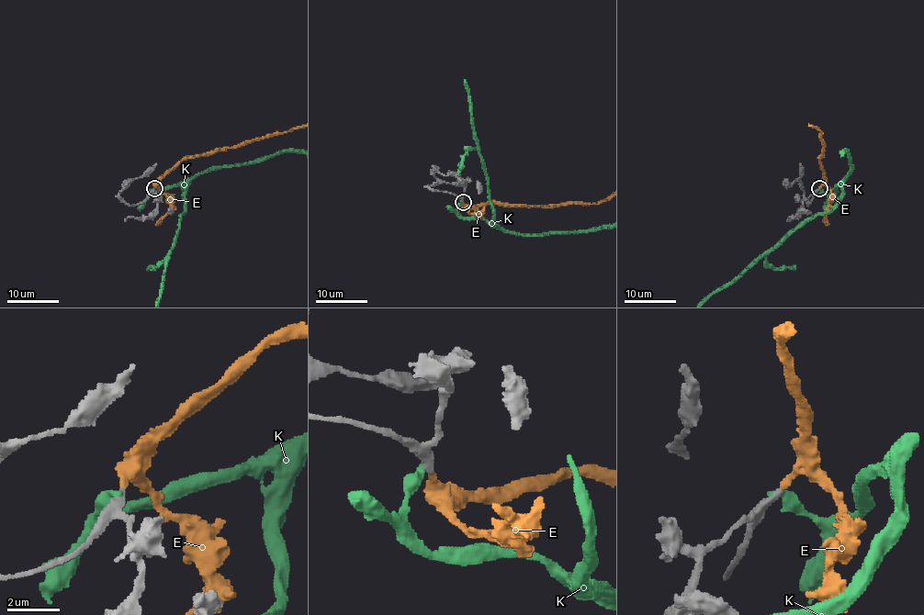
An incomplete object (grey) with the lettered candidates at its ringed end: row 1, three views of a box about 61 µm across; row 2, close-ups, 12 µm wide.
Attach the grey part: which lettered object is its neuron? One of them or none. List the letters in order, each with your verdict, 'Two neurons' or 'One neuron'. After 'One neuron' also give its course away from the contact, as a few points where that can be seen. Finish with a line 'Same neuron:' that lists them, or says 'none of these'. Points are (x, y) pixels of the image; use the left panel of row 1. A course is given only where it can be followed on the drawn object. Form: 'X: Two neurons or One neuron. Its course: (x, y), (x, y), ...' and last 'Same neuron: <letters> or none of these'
E: One neuron
K: Two neurons
Same neuron: E

